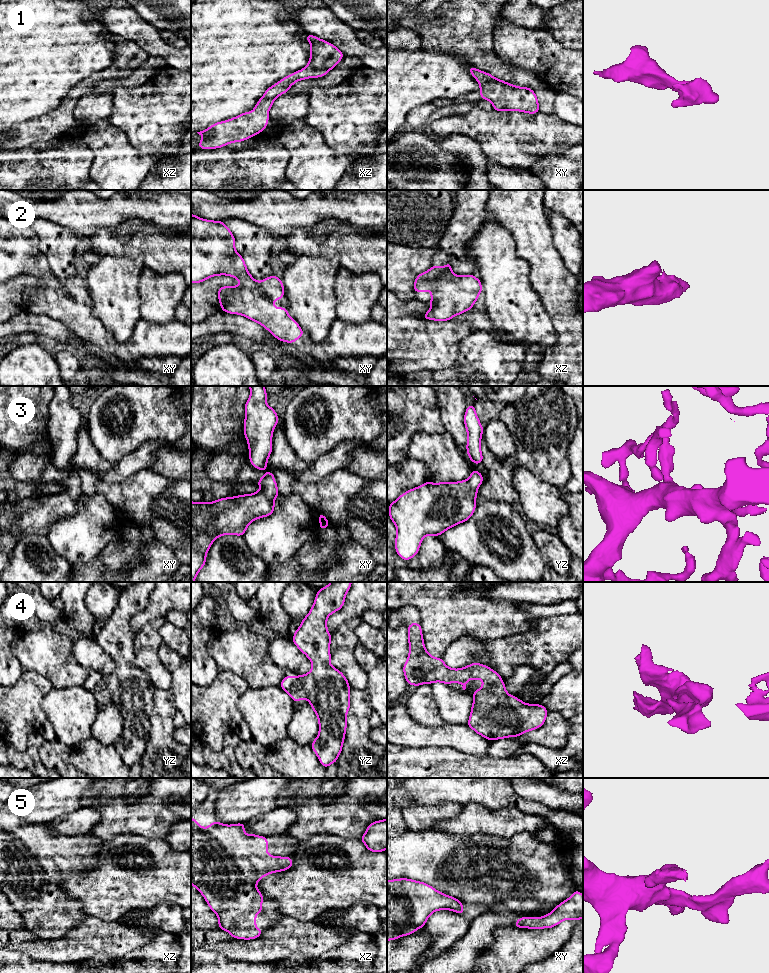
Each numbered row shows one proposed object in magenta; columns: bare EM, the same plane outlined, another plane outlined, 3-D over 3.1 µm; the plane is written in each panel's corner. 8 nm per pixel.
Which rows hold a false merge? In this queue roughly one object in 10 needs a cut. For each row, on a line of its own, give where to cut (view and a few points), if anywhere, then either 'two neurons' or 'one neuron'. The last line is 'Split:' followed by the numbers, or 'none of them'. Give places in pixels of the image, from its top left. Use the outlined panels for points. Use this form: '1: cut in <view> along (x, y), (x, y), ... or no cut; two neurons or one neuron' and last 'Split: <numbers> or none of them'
1: no cut; one neuron
2: no cut; one neuron
3: no cut; one neuron
4: no cut; one neuron
5: no cut; one neuron
Split: none of them

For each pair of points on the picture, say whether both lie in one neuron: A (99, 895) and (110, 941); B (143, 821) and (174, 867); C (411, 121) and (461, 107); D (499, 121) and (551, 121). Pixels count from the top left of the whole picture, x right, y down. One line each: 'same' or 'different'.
A: different
B: different
C: same
D: same

